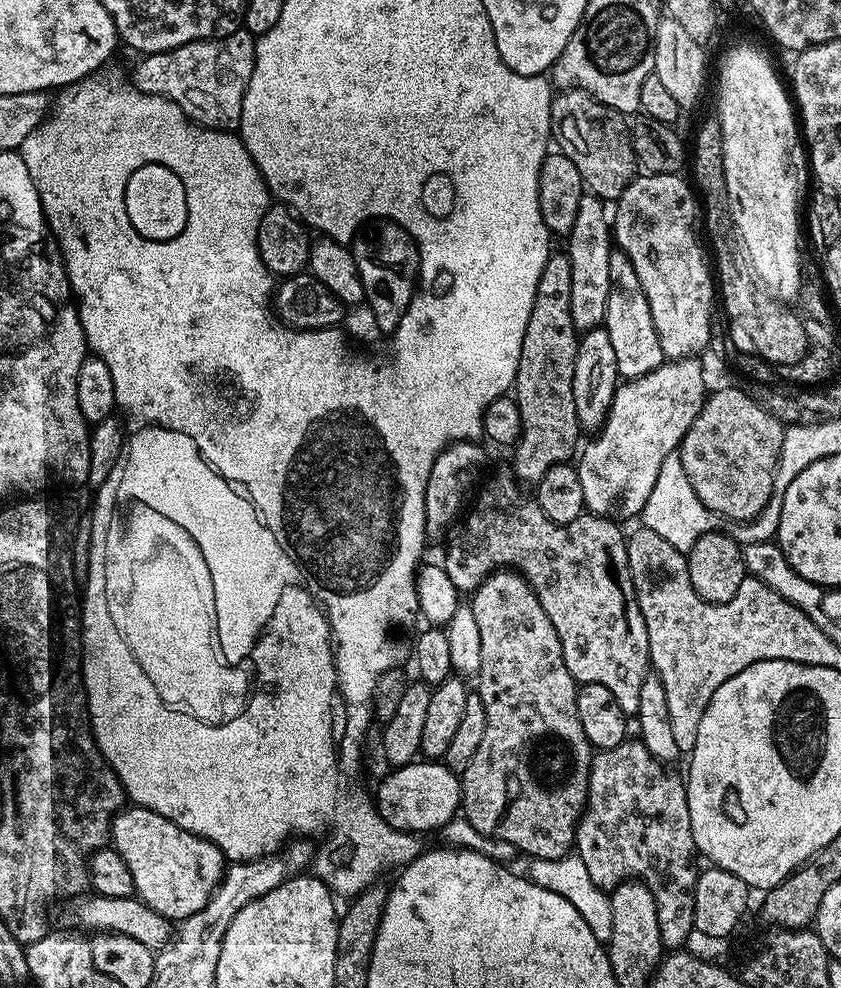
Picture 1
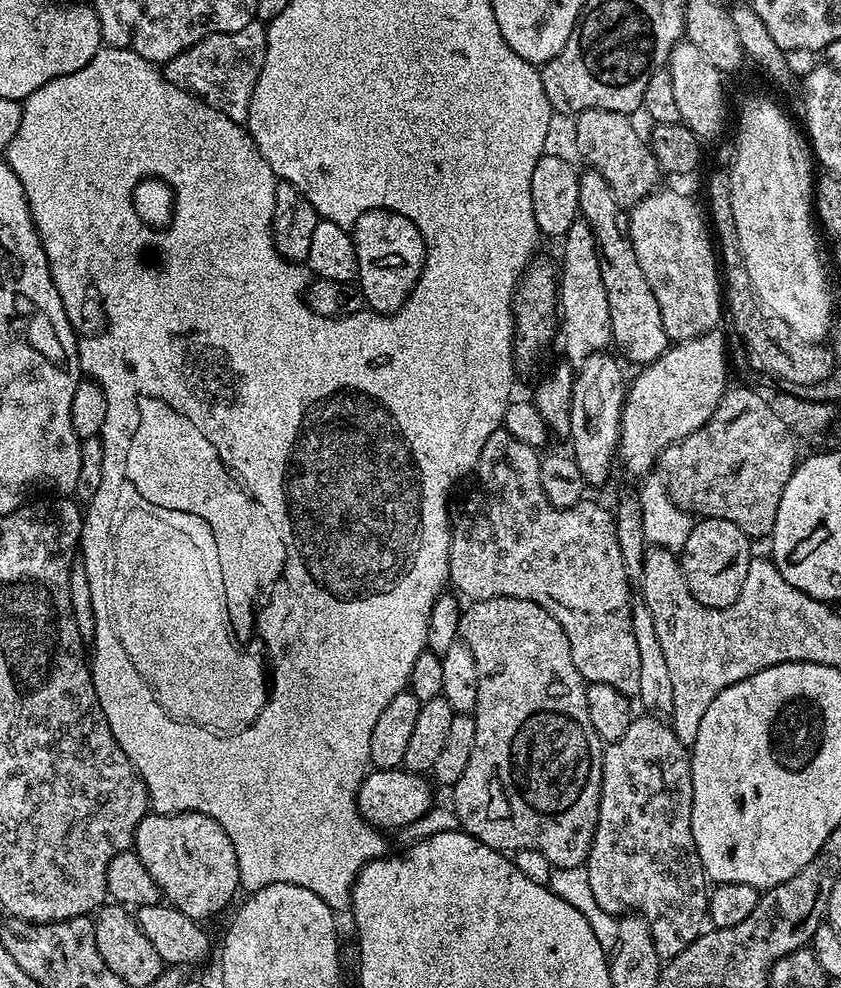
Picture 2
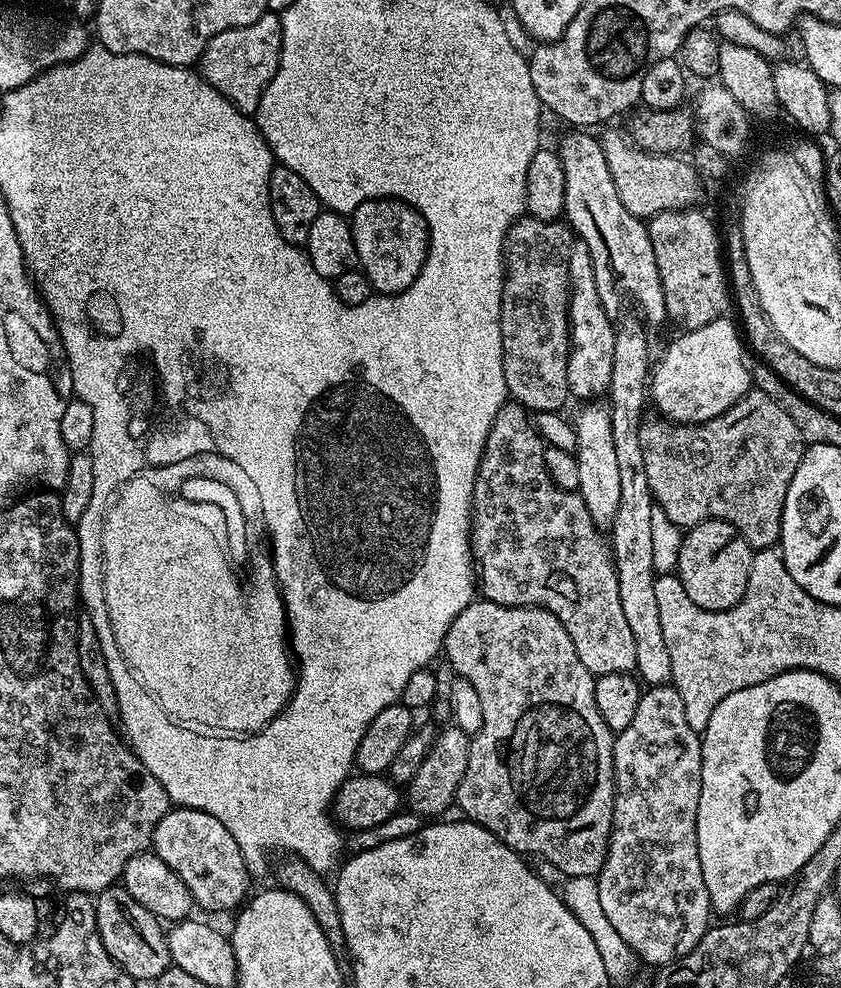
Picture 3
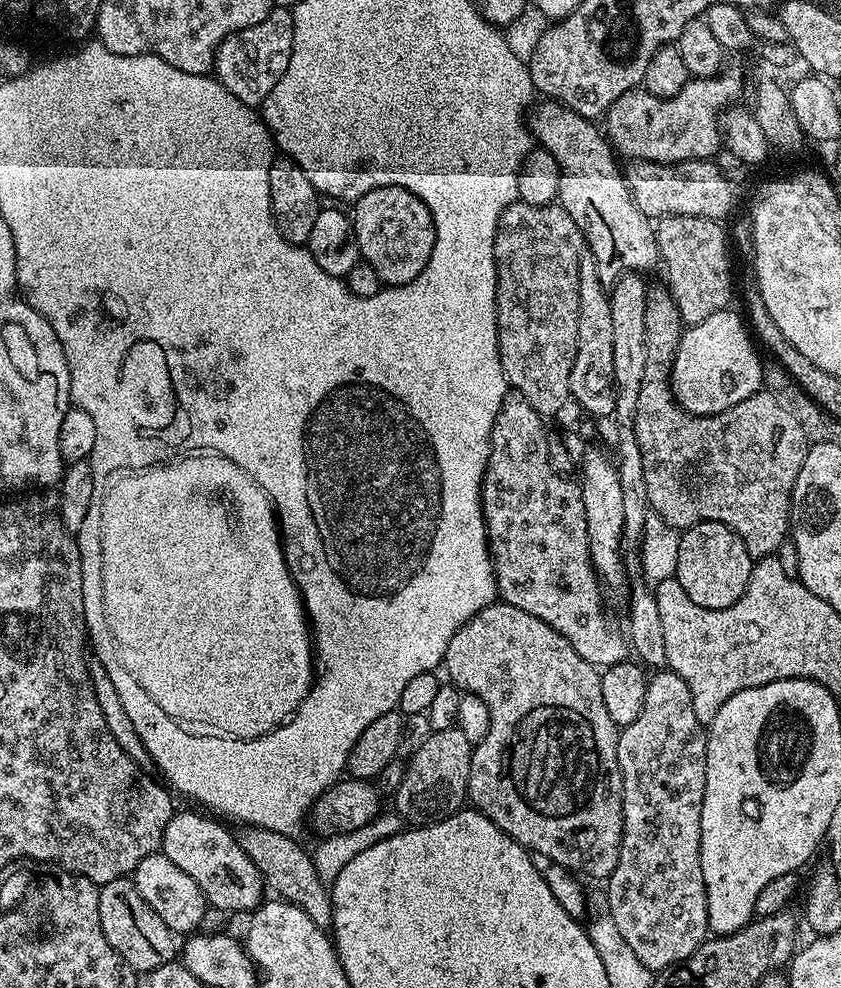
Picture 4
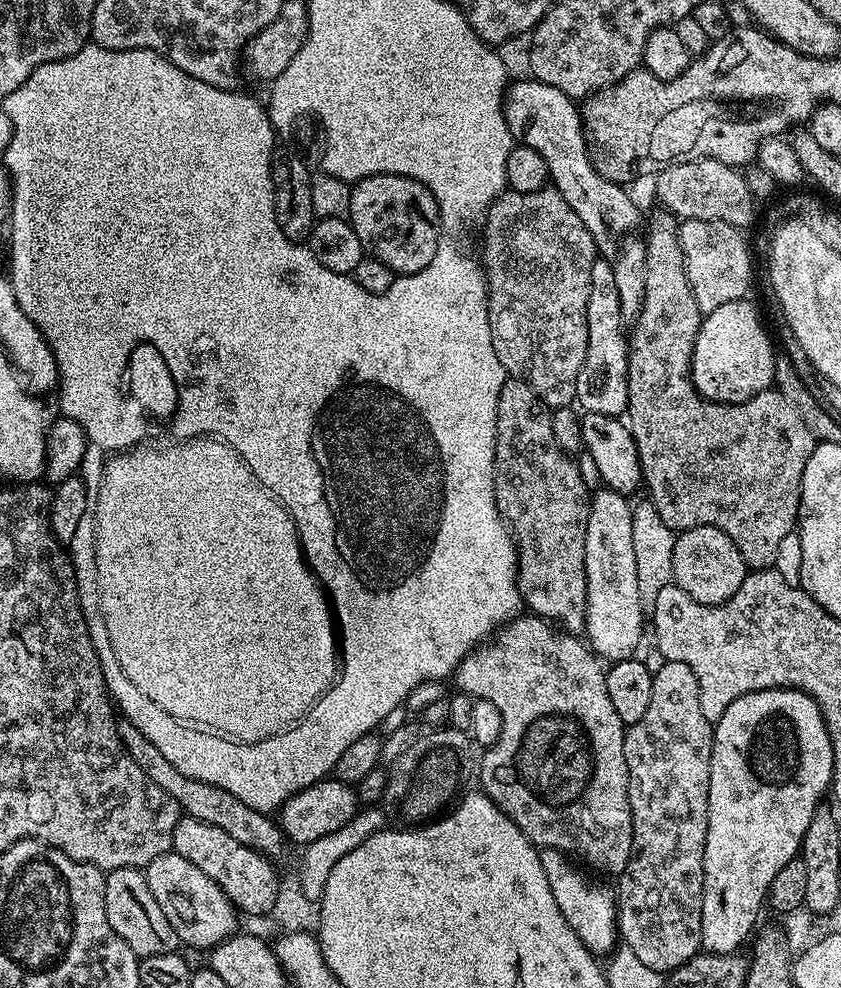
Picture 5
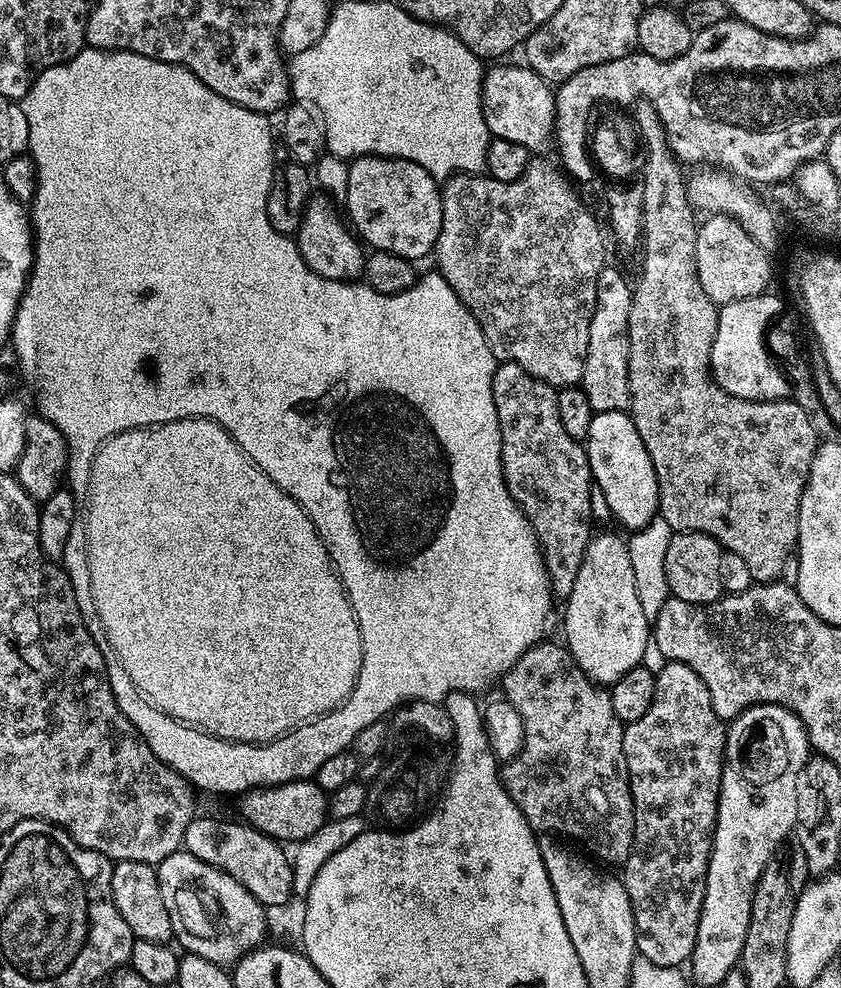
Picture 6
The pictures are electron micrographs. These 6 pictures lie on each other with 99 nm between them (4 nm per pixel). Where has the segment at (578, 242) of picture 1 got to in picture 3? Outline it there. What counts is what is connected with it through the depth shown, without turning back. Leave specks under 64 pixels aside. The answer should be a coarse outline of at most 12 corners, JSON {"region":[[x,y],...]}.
{"region":[[570,250],[568,391],[603,397],[614,367],[613,317],[590,250]]}

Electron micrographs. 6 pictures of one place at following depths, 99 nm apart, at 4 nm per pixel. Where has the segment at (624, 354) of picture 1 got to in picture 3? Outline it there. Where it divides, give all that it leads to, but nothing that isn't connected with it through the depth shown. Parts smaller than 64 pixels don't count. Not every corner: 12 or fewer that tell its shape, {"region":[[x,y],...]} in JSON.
{"region":[[599,139],[558,147],[564,216],[613,318],[629,296],[668,320],[647,223],[614,190]]}

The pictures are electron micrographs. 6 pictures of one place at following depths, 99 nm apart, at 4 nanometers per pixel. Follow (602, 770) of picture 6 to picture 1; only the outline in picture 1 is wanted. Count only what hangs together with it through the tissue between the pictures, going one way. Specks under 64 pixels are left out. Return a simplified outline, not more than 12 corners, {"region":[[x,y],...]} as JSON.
{"region":[[519,572],[471,593],[486,734],[460,776],[480,834],[569,855],[594,749]]}

